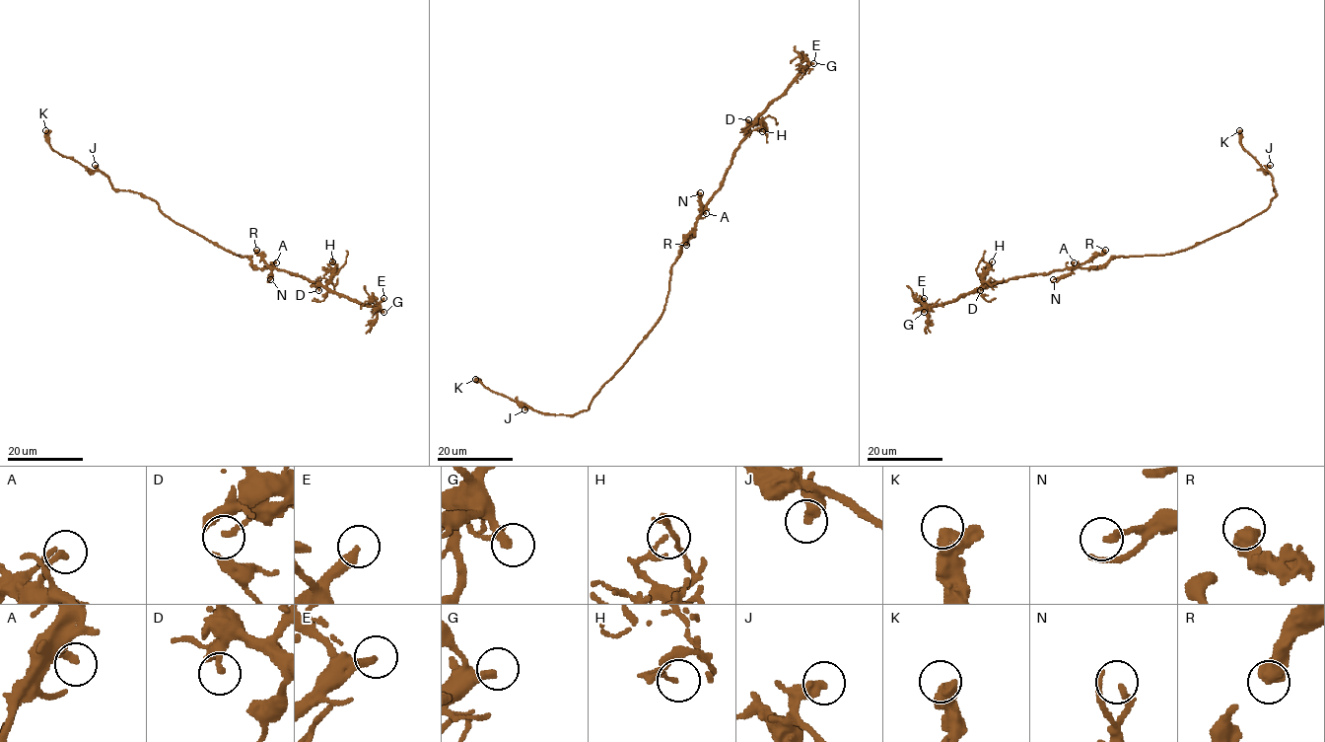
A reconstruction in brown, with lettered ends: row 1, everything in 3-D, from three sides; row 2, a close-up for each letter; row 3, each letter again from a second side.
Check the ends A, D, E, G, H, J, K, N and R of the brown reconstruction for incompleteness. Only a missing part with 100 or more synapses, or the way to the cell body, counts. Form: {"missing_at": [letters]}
{"missing_at": ["G"]}

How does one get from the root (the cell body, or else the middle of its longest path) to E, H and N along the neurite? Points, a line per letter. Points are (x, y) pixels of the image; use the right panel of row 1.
E: (1151, 256), (1117, 257), (1093, 268), (1066, 267), (986, 282), (936, 306), (929, 306), (924, 298)
H: (1151, 256), (1117, 257), (1093, 268), (1066, 267), (986, 282), (984, 275), (992, 261)
N: (1151, 256), (1117, 257), (1093, 268), (1076, 267), (1053, 279)

